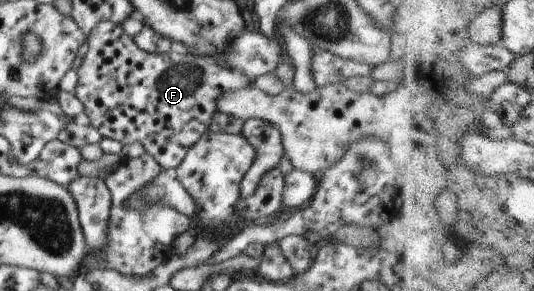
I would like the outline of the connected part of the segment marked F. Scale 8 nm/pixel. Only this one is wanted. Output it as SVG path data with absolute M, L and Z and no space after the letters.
M110 21L99 22L88 38L89 50L78 68L79 84L75 97L83 104L84 114L103 138L108 137L121 145L140 142L161 168L177 169L187 152L209 130L214 115L218 112L218 101L226 93L252 87L251 78L243 72L215 64L213 58L178 54L177 52L147 53L135 45L121 25Z

